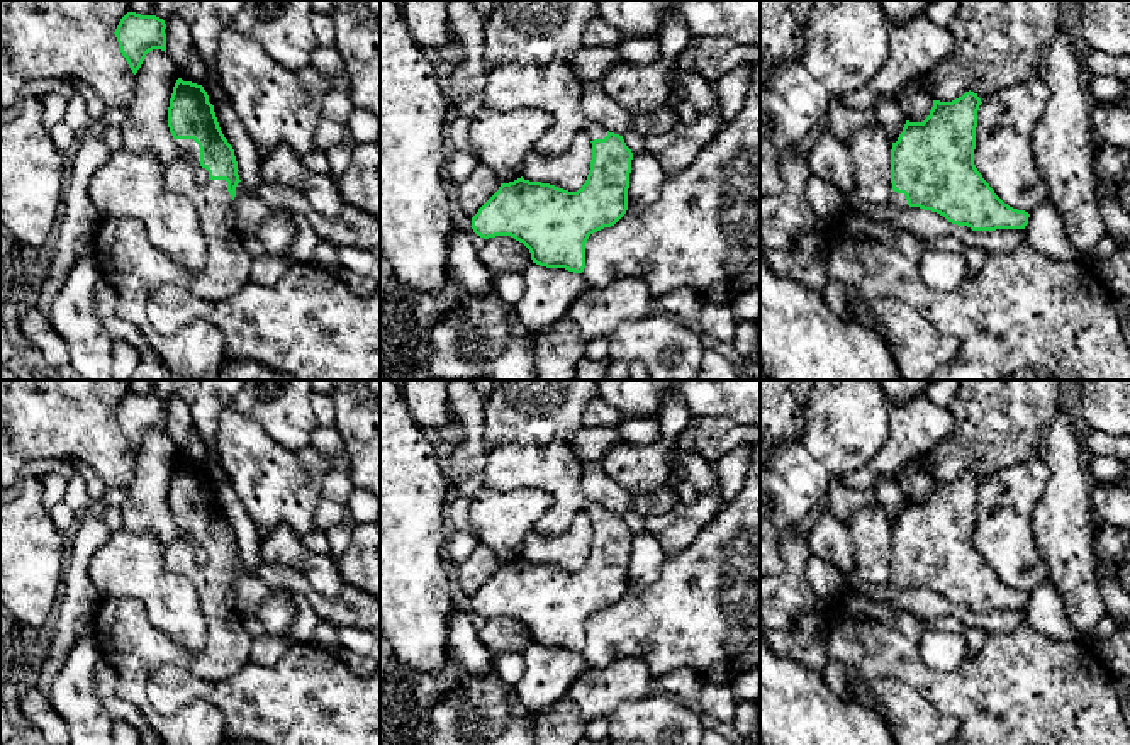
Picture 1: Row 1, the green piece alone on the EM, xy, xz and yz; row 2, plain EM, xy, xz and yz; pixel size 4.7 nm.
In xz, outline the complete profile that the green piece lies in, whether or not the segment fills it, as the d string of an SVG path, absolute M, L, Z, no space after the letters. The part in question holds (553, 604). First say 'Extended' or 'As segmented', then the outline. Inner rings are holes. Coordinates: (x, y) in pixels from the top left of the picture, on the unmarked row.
Extended. M565 441L504 445L487 455L484 487L495 492L534 487L553 497L551 509L534 526L540 535L562 535L579 513L585 513L592 541L577 572L521 557L501 563L472 597L477 616L511 616L529 630L533 643L573 653L585 648L589 616L626 594L633 540L623 516L585 496L582 467Z

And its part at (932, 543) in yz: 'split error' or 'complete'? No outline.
split error

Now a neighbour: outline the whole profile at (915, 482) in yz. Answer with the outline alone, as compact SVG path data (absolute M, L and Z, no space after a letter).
M911 463L903 470L898 480L906 501L923 502L933 487L933 477L926 465Z

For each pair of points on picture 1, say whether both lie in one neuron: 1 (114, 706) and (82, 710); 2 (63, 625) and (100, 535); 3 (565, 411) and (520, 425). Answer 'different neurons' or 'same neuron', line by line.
1: different neurons
2: same neuron
3: same neuron

